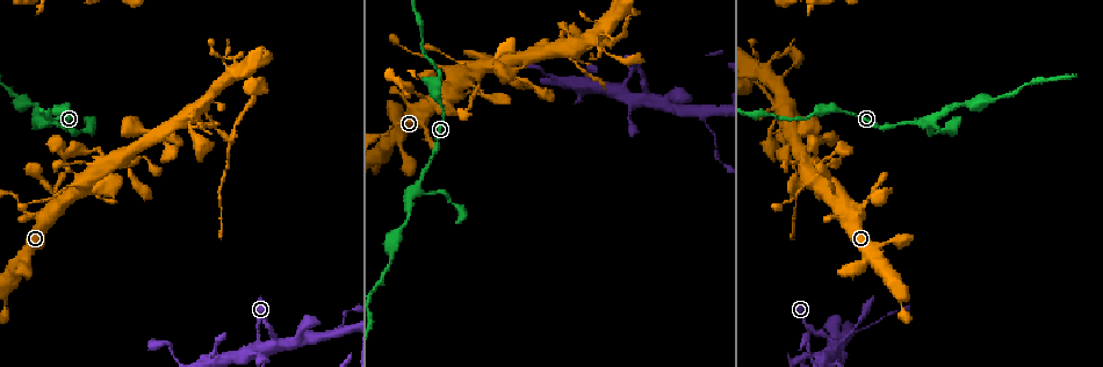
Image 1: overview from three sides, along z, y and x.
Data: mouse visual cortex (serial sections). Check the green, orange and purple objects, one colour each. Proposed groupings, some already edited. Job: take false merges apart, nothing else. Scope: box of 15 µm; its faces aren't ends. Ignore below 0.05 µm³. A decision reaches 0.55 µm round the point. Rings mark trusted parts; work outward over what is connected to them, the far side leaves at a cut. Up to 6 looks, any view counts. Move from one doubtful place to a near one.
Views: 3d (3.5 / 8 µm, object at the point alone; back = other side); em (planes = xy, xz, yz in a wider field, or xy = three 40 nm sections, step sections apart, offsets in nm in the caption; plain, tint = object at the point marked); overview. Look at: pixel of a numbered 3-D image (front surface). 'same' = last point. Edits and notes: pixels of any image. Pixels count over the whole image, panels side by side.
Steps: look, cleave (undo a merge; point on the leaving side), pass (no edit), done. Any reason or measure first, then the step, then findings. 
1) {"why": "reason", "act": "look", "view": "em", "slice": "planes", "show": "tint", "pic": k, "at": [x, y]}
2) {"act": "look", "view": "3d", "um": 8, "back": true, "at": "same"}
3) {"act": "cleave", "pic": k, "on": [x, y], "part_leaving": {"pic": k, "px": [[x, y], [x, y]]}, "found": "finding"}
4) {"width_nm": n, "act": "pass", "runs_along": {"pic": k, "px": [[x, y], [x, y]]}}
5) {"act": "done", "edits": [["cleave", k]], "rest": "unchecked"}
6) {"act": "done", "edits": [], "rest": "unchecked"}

{"why": "small branch off a trunk", "act": "look", "view": "3d", "um": 8, "pic": 1, "at": [840, 354]}

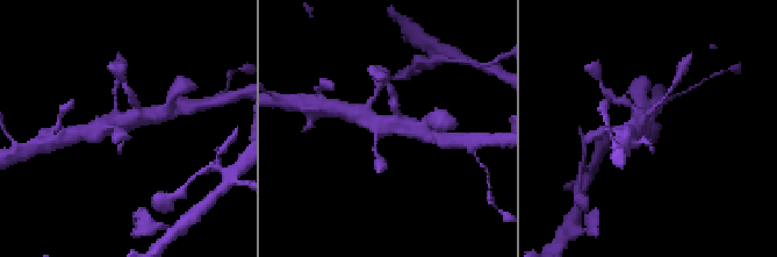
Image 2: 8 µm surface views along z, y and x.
{"why": "closer look", "act": "look", "view": "3d", "um": 3.5, "back": true, "pic": 2, "at": [648, 128]}

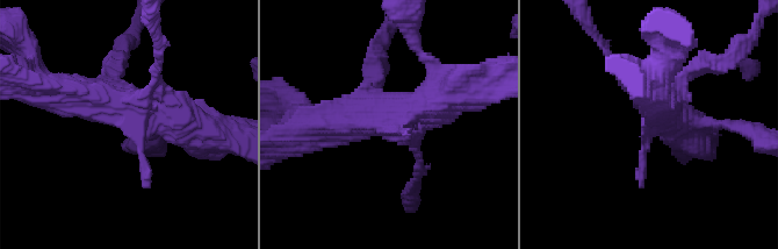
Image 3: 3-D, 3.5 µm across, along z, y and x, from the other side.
{"why": "shape alone is not enough", "act": "look", "view": "em", "slice": "xy", "step": 2, "show": "tint", "pic": 3, "at": [650, 125]}

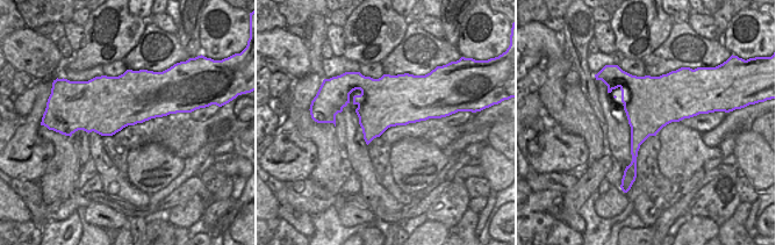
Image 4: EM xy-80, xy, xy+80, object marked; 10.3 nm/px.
{"act": "pass", "found": "one cell here"}

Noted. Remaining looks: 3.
{"why": "calibre changes", "act": "look", "view": "3d", "um": 3.5, "pic": 1, "at": [329, 334]}

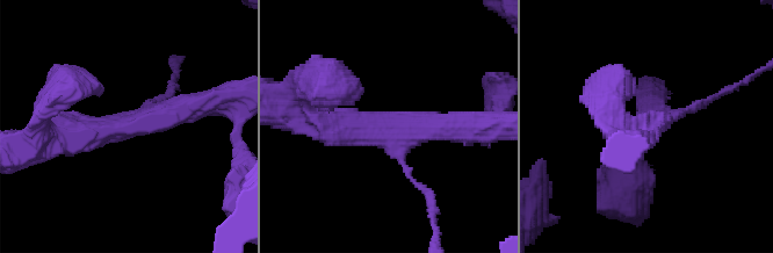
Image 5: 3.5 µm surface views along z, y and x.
{"arms": 3, "arm_widths_nm": [100, 350, 350], "why": "shape alone is not enough", "act": "look", "view": "em", "slice": "xy", "step": 1, "show": "plain", "pic": 5, "at": [130, 121]}

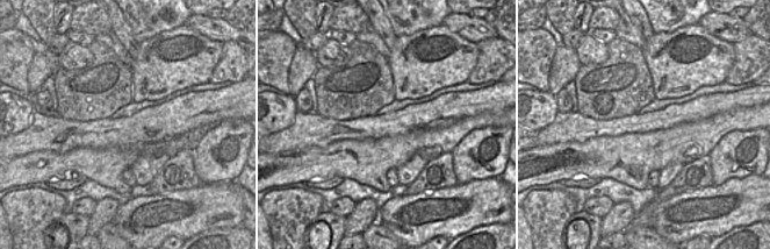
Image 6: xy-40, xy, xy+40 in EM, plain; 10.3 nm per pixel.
{"why": "with the object marked", "act": "look", "view": "em", "slice": "xy", "step": 1, "show": "tint", "at": "same"}

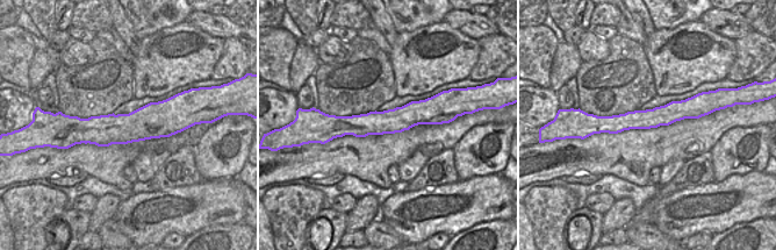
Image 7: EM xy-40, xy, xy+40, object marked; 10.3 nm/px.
{"act": "pass", "runs_along": {"pic": 5, "px": [[52, 137], [114, 130], [202, 101]]}, "found": "one cell here"}

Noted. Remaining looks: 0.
{"act": "done", "edits": [], "rest": "unchecked"}

